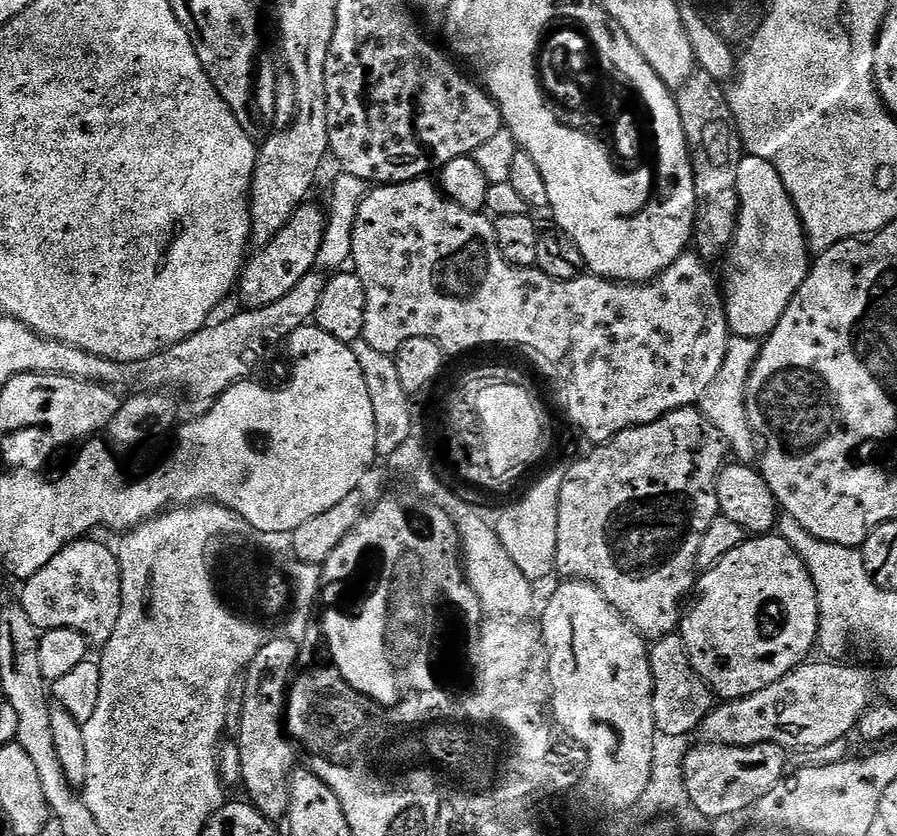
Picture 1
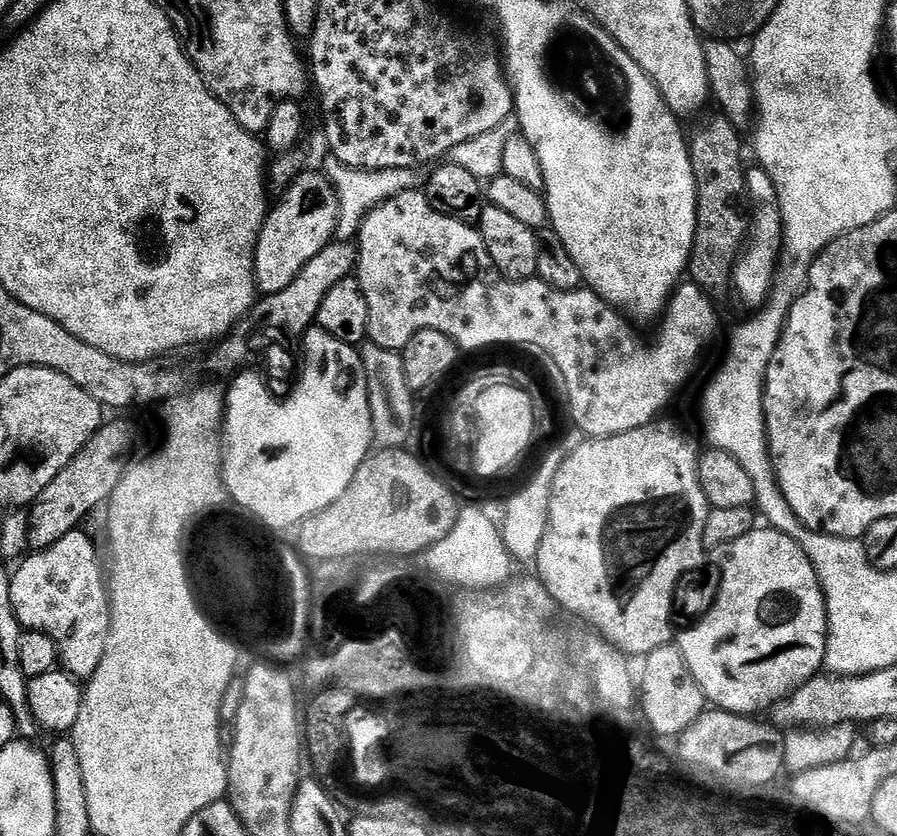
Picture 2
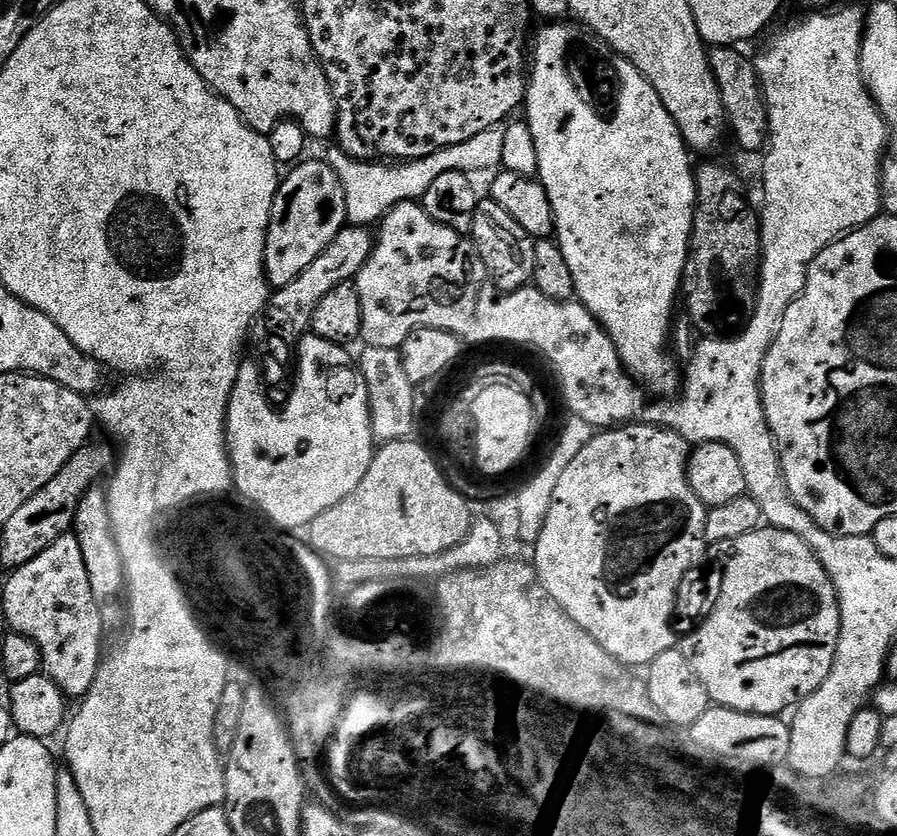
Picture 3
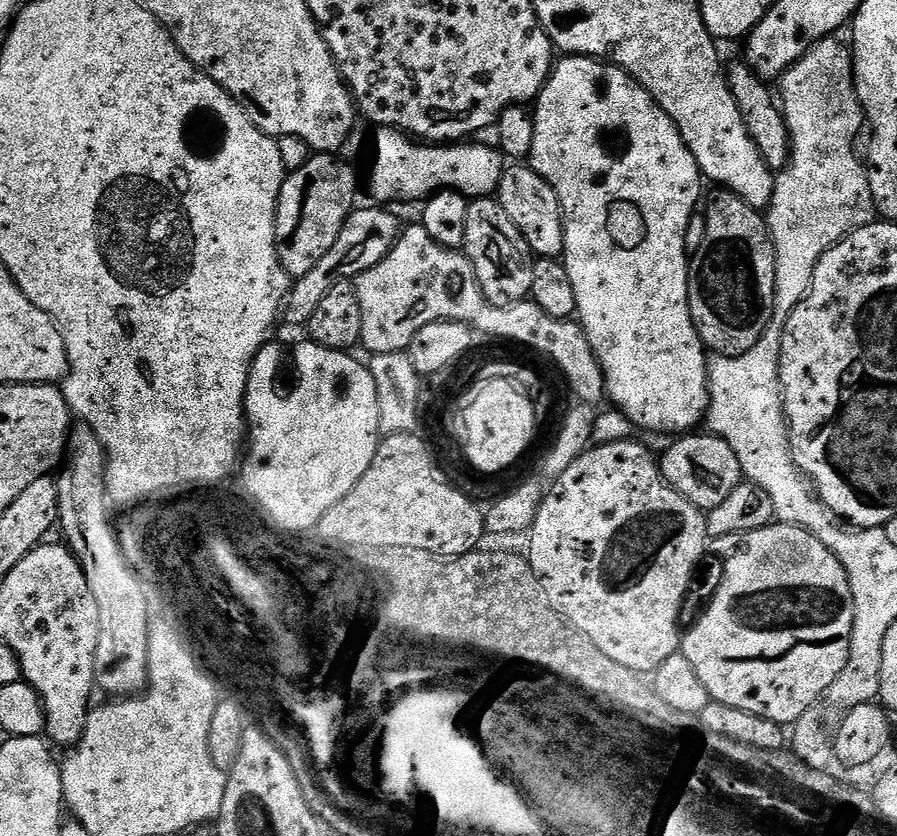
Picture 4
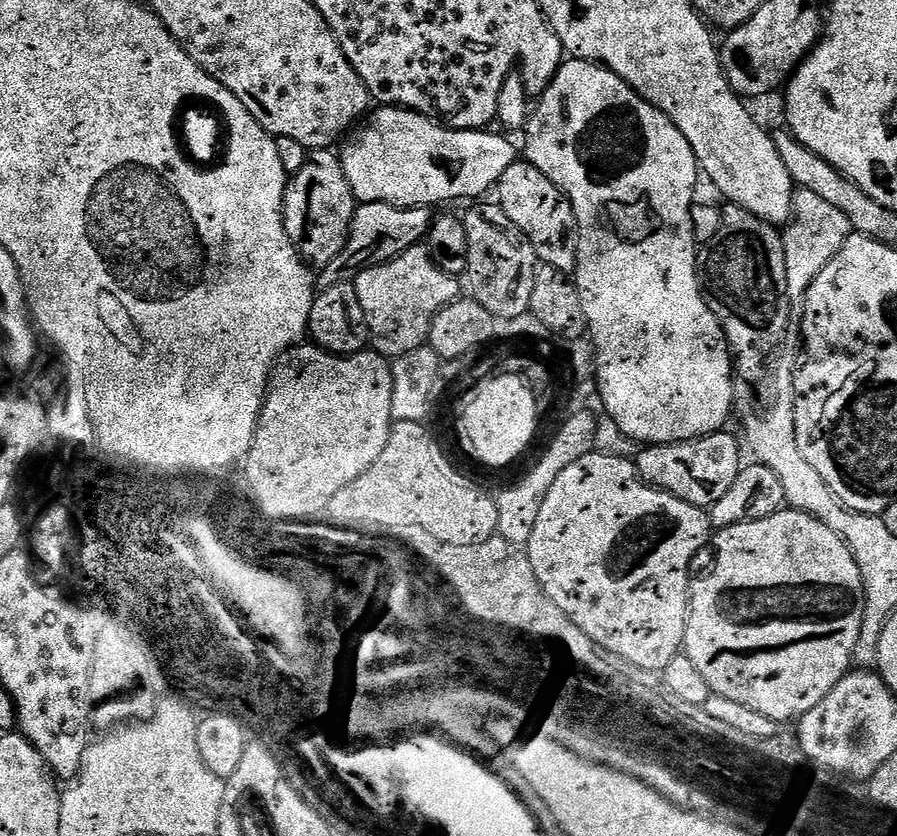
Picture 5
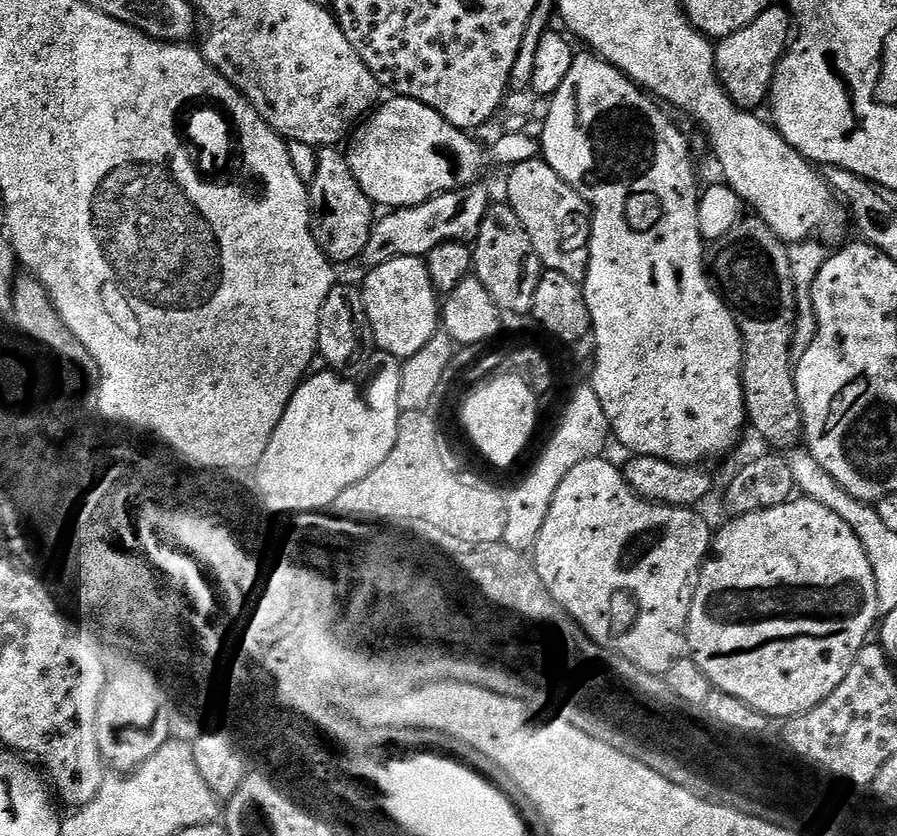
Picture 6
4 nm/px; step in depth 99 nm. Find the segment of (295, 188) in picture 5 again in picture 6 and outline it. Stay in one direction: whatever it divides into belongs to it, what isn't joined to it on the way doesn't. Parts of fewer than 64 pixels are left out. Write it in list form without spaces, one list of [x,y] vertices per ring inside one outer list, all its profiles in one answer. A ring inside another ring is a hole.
[[[329,146],[317,151],[317,169],[308,184],[308,199],[314,221],[312,233],[324,255],[336,266],[359,261],[366,250],[366,242],[370,242],[374,203],[355,180],[347,155],[339,147]]]

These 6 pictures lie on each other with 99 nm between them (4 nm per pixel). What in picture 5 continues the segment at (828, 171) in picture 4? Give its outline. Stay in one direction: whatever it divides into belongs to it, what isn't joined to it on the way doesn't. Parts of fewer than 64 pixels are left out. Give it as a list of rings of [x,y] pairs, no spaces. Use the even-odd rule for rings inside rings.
[[[797,191],[794,196],[794,215],[790,223],[783,229],[784,253],[786,254],[786,290],[791,305],[790,316],[793,321],[804,319],[804,296],[810,290],[814,278],[826,270],[830,258],[842,250],[842,246],[853,235],[850,222],[838,206],[830,206],[830,202],[822,202],[818,194]]]

